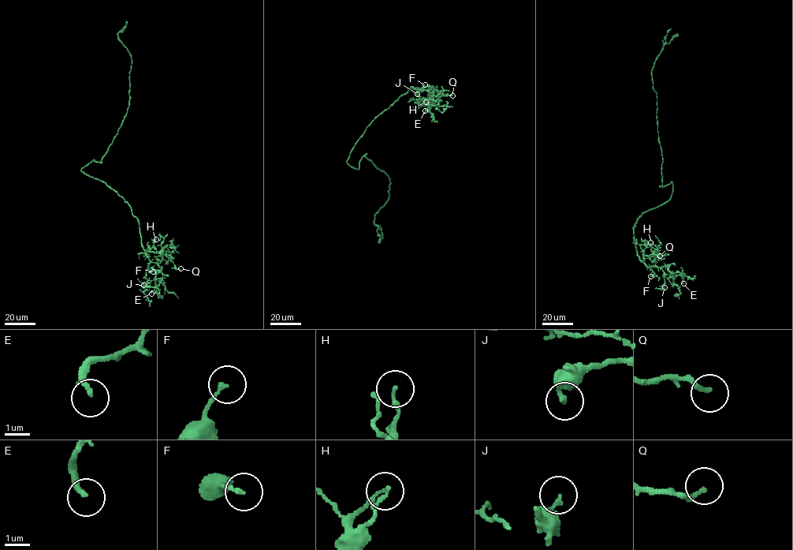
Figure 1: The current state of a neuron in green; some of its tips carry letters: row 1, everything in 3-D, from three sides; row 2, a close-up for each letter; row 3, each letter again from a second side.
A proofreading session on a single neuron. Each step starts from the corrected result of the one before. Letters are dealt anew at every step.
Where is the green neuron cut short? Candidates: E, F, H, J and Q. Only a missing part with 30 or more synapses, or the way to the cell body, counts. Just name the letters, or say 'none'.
E

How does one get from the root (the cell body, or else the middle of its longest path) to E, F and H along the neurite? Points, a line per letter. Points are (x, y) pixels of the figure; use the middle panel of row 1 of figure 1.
E: (349, 157), (372, 120), (410, 87), (433, 93), (426, 103), (430, 111), (425, 110)
F: (349, 157), (354, 145), (376, 117), (407, 93), (410, 87), (422, 89), (420, 91), (425, 84)
H: (349, 157), (372, 120), (410, 87), (433, 87), (432, 96), (424, 99), (426, 102)

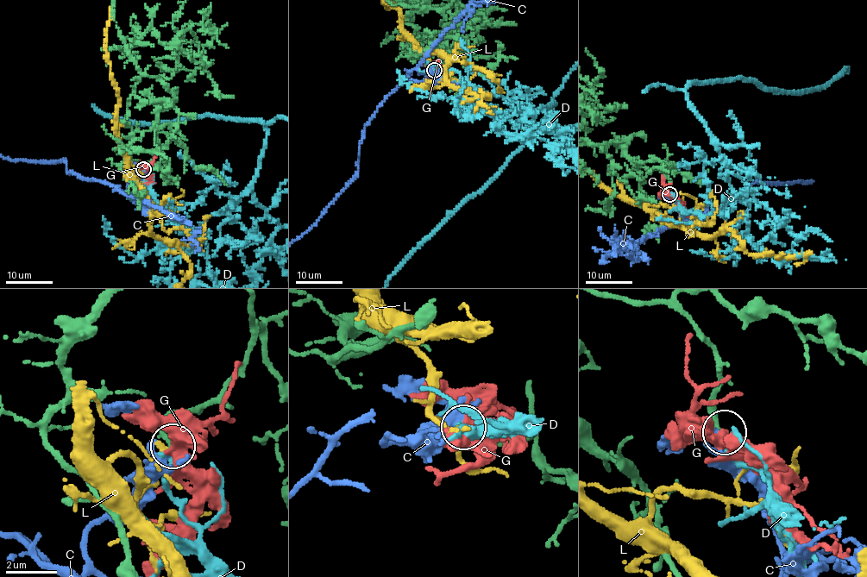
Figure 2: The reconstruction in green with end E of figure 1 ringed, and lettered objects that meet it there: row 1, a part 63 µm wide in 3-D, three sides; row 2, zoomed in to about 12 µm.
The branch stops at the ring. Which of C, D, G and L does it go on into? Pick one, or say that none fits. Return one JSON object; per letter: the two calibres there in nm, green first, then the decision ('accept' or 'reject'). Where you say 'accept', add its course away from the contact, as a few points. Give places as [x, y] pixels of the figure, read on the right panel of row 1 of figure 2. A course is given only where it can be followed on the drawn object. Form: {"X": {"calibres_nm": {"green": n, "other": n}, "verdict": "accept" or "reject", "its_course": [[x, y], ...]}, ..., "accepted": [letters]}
{"C": {"calibres_nm": {"green": 240, "other": 200}, "verdict": "reject"}, "D": {"calibres_nm": {"green": 190, "other": 200}, "verdict": "reject"}, "G": {"calibres_nm": {"green": 240, "other": 320}, "verdict": "accept"}, "L": {"calibres_nm": {"green": 280, "other": 220}, "verdict": "reject"}, "accepted": ["G"]}

